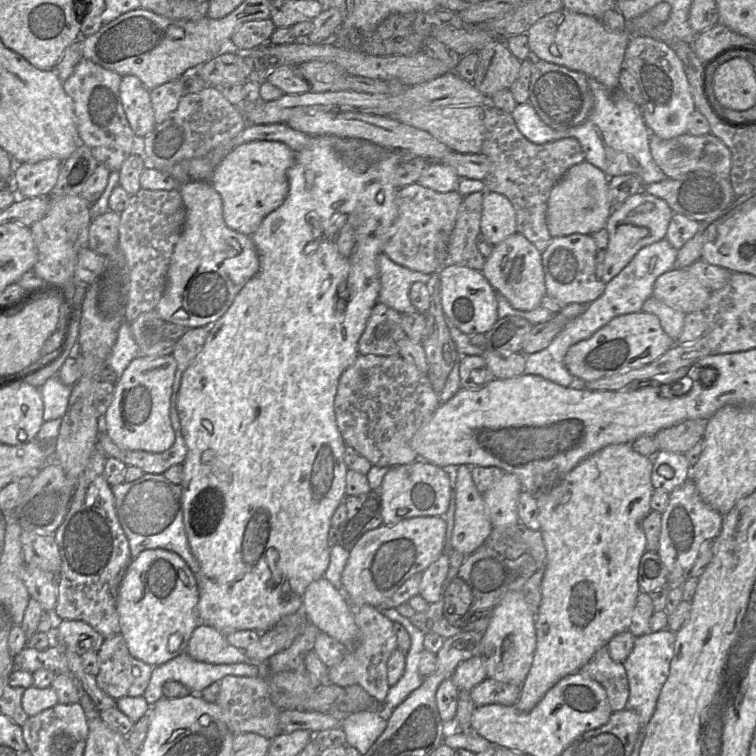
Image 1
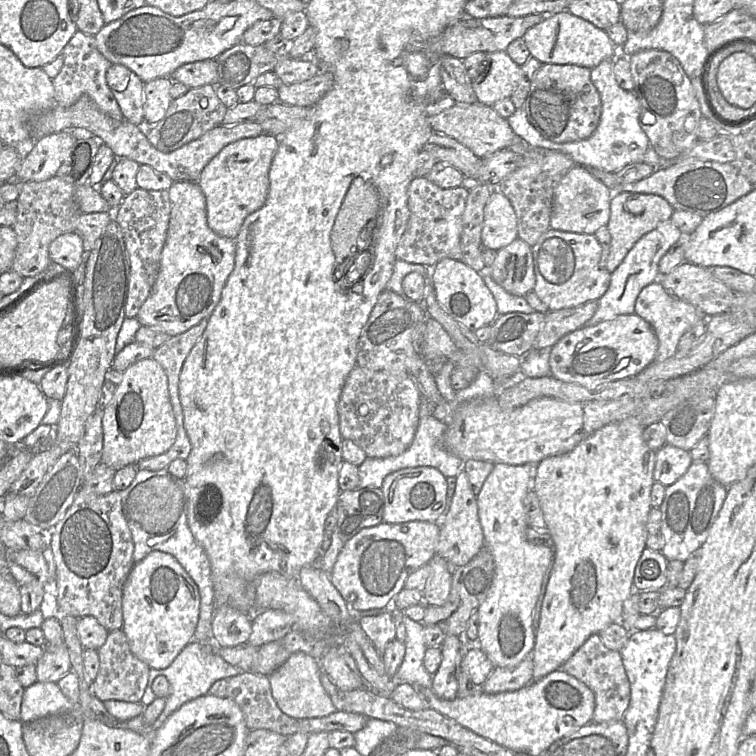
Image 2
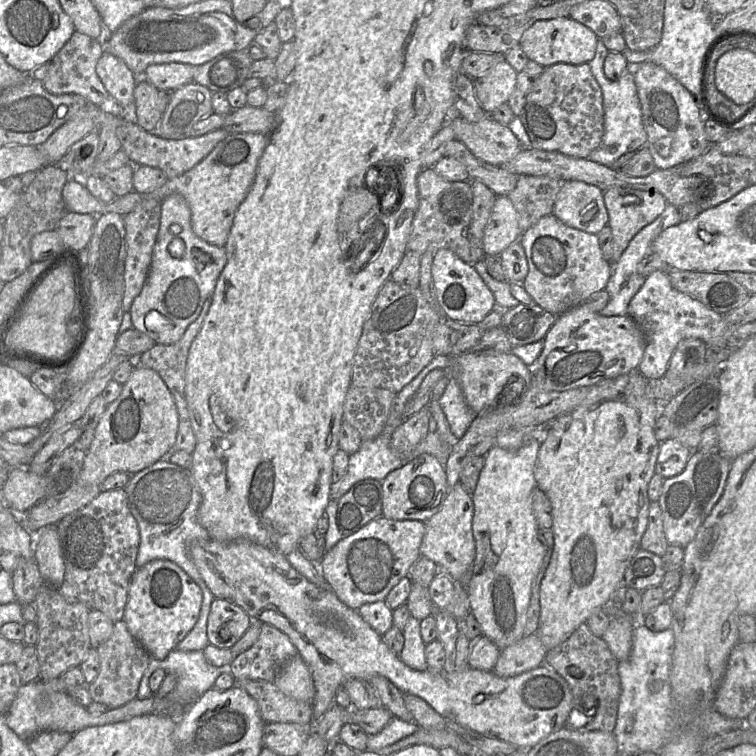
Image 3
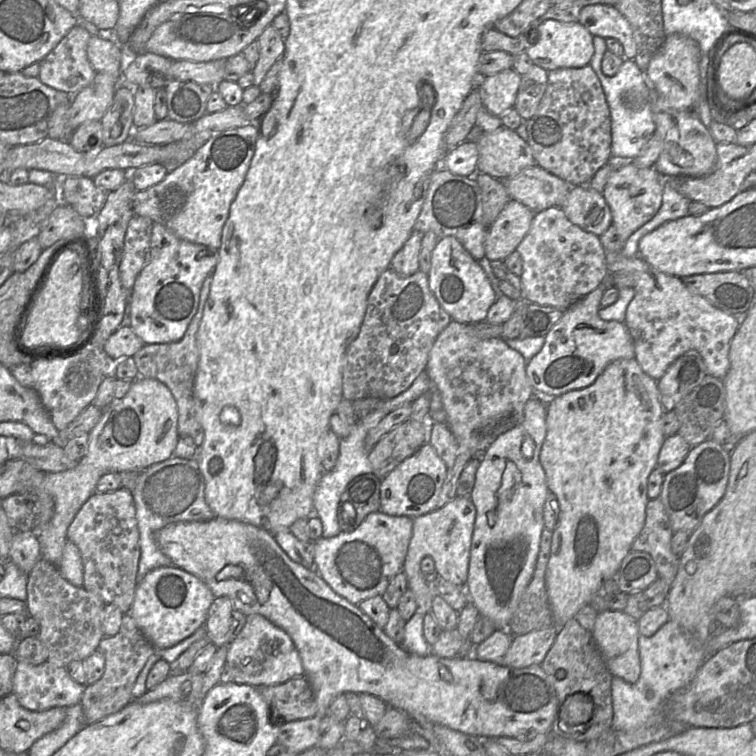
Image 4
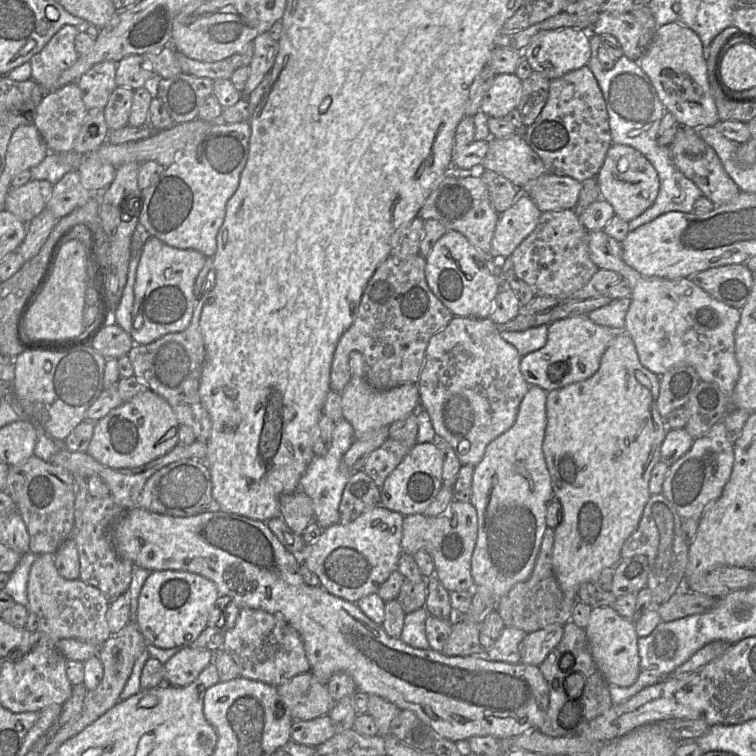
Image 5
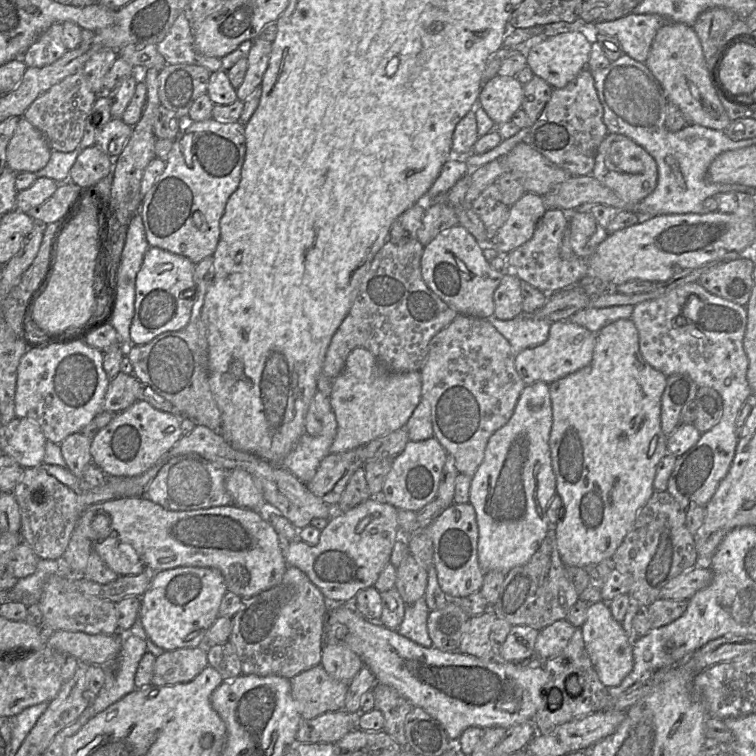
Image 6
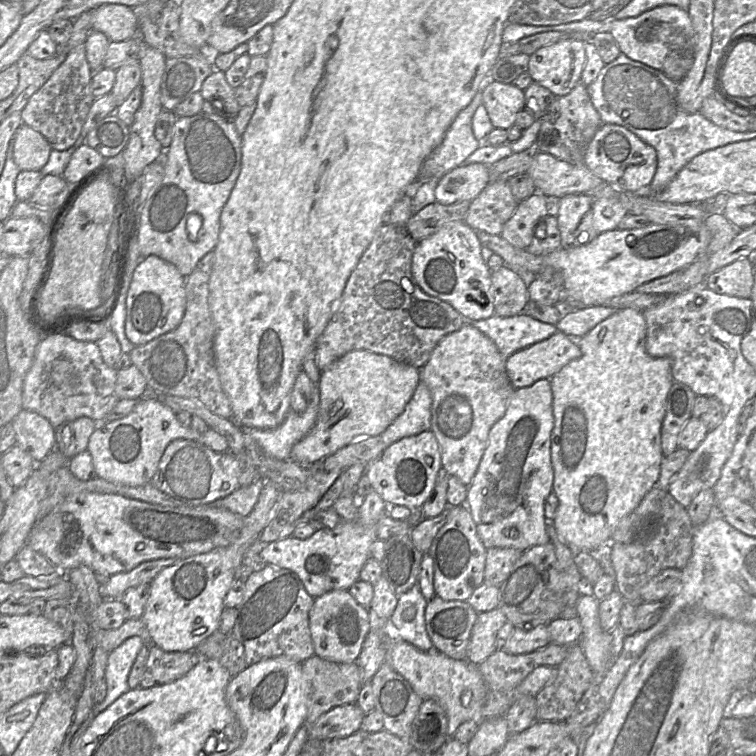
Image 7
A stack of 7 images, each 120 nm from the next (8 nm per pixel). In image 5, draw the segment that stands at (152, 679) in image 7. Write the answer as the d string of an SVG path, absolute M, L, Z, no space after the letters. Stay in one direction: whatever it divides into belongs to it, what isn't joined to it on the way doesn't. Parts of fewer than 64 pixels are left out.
M183 647L163 664L164 682L174 687L189 685L213 662L213 655L207 649Z

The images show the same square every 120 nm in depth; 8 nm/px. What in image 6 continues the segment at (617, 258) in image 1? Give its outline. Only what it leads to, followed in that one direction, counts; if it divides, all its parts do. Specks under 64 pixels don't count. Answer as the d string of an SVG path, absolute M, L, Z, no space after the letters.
M608 133L598 148L591 175L625 202L636 205L656 188L658 168L654 158L642 146L625 135Z

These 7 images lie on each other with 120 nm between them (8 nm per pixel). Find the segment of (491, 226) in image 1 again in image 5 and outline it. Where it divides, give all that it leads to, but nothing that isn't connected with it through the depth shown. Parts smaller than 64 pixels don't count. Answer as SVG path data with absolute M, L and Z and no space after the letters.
M521 193L512 206L499 216L490 256L511 258L514 250L534 231L541 214L533 200Z

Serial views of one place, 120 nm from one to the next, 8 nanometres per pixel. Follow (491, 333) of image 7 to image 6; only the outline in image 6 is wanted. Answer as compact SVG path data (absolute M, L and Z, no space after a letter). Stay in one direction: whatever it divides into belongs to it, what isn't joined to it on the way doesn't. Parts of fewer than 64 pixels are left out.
M521 315L511 320L488 319L497 331L507 339L514 353L543 344L549 335L551 322Z

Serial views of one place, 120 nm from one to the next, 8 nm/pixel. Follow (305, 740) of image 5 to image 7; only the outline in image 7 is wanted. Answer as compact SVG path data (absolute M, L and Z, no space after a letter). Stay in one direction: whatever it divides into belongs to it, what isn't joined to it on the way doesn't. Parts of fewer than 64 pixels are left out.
M356 703L334 707L312 725L307 725L308 739L331 740L350 736L360 729L365 715Z

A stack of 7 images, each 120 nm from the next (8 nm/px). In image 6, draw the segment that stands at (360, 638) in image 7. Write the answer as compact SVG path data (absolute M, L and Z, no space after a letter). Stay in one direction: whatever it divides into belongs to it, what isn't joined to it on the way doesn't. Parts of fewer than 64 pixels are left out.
M343 640L338 644L324 643L320 665L332 678L348 684L364 666L361 658Z

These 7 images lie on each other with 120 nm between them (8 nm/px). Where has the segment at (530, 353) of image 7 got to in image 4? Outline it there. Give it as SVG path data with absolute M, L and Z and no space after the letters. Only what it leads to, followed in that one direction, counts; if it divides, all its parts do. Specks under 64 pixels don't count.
M599 286L565 309L561 319L545 336L541 351L527 361L526 374L535 395L556 397L583 389L591 385L612 361L635 358L633 339L625 323L605 321L598 315L606 288Z

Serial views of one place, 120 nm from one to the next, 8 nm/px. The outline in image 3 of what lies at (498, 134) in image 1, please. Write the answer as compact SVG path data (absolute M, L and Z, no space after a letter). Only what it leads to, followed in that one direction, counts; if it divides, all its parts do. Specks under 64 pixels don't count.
M521 175L513 191L508 194L518 214L522 233L542 217L553 213L563 181L550 176Z

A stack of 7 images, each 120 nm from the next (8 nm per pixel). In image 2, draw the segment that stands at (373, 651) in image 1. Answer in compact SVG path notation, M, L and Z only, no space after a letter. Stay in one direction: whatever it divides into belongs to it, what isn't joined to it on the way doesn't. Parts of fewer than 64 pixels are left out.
M387 610L384 613L375 616L358 615L358 623L383 659L383 653L386 646L396 639L393 612Z

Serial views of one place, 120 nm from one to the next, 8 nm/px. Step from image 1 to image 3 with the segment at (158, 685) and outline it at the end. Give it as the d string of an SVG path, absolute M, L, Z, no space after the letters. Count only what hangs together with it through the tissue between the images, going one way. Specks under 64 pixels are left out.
M174 649L163 660L151 658L140 681L137 693L138 699L146 699L153 695L149 688L149 678L157 669L163 669L166 673L173 674L177 678L177 683L173 691L167 698L161 698L168 699L170 703L174 704L172 713L166 714L173 716L175 719L178 719L187 708L199 700L205 692L210 690L219 675L224 672L229 672L228 667L215 667L209 664L205 659L203 651L181 651Z

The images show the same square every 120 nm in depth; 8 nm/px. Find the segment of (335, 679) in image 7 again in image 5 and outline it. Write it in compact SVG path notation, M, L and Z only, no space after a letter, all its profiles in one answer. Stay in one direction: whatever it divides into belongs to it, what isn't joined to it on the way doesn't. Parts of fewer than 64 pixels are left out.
M310 671L294 676L276 689L282 709L294 721L308 721L328 715L336 703L327 682L319 680Z

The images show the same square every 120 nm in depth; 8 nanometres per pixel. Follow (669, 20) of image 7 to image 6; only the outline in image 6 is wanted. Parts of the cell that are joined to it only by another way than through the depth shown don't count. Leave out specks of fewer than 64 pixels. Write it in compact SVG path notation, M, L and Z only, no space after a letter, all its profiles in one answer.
M630 13L616 20L603 21L595 23L595 30L615 37L621 44L621 48L625 54L638 62L644 63L649 55L653 39L657 31L665 25L667 21L658 14L634 14Z

